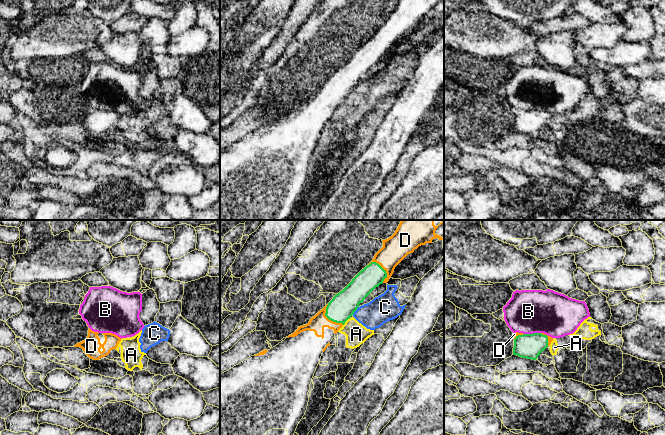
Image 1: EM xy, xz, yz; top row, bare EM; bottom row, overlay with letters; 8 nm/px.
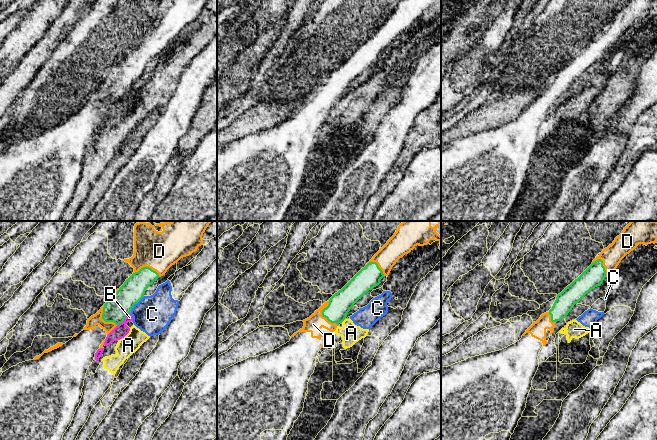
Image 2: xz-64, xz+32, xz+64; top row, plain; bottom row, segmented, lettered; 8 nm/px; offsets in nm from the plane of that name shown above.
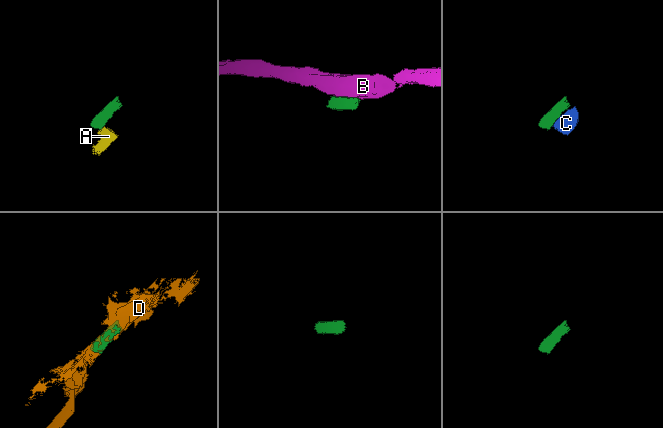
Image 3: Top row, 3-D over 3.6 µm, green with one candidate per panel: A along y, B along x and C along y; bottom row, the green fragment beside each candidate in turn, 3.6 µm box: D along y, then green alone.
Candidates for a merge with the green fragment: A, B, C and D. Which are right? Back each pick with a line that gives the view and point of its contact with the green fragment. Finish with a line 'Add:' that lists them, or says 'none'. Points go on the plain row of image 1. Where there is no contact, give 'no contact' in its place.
Add: none

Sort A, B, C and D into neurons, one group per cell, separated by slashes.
A C / B / D

